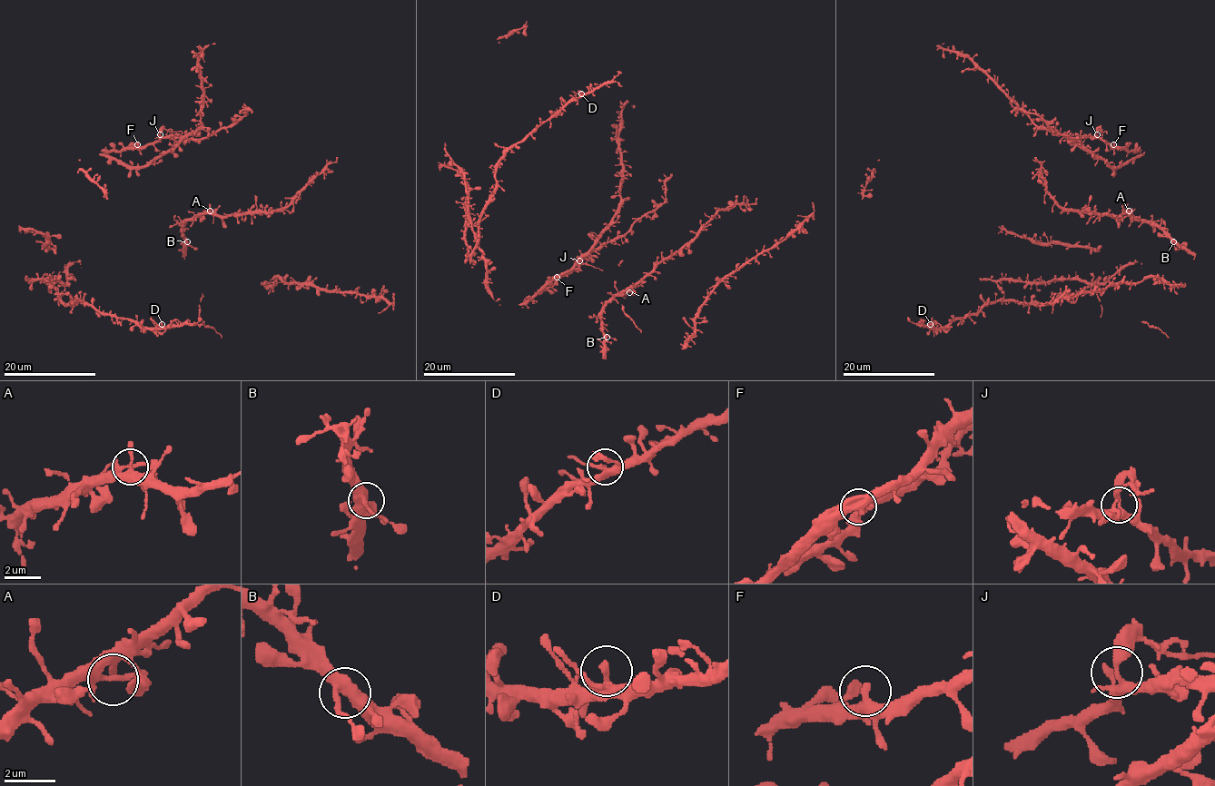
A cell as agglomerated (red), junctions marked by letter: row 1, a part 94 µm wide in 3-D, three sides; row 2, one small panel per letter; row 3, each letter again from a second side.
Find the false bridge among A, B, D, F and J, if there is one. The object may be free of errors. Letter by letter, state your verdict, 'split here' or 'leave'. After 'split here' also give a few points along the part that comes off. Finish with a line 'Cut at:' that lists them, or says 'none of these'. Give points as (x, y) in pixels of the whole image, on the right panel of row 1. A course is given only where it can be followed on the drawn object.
A: leave
B: leave
D: leave
F: leave
J: split here
Cut at: J

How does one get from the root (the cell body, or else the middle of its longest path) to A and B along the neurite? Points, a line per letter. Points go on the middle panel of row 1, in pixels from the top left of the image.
A: (588, 316), (597, 318), (616, 296), (629, 292)
B: (588, 316), (599, 319), (602, 332), (607, 337)

